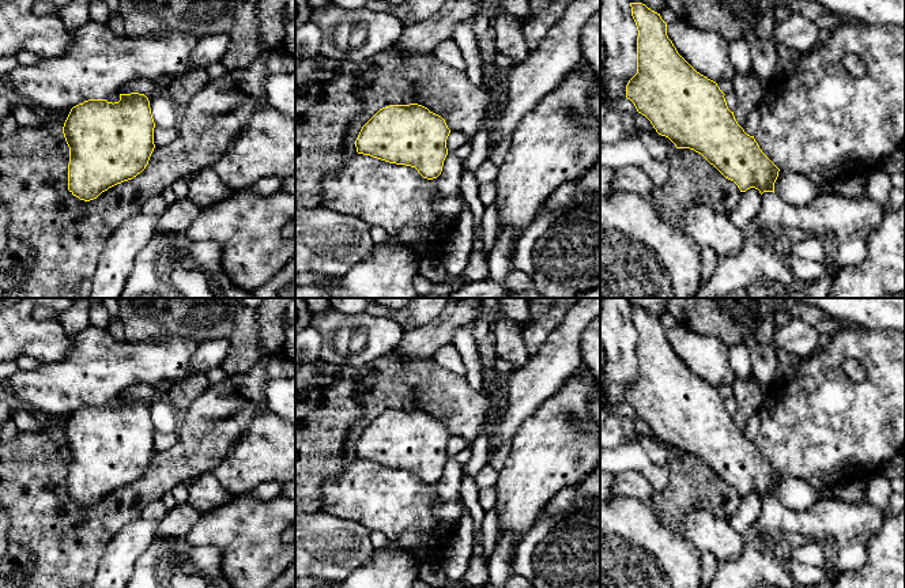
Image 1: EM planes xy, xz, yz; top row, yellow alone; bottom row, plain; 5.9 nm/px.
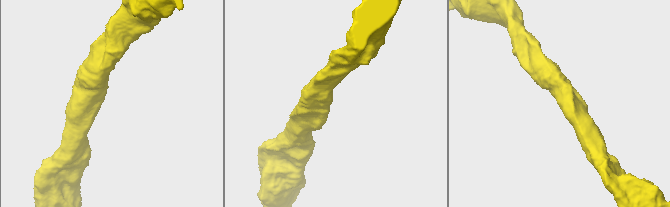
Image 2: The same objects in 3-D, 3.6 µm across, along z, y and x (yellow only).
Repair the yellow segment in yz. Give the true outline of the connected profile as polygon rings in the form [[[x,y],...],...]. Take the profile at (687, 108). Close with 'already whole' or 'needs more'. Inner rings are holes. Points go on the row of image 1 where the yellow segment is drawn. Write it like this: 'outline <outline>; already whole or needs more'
outline [[[630,3],[630,7],[638,30],[637,74],[626,86],[626,98],[659,135],[668,137],[676,148],[701,154],[725,178],[734,181],[740,192],[755,188],[761,195],[774,193],[780,169],[762,152],[754,136],[747,135],[738,124],[717,83],[697,72],[678,53],[660,14],[642,3]]]; already whole

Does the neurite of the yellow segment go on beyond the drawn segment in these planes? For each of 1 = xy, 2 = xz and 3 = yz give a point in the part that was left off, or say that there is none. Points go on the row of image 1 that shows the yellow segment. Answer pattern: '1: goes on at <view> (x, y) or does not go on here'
1: does not go on here
2: does not go on here
3: does not go on here

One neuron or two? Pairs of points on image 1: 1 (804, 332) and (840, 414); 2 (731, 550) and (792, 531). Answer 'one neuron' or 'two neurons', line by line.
1: two neurons
2: two neurons

